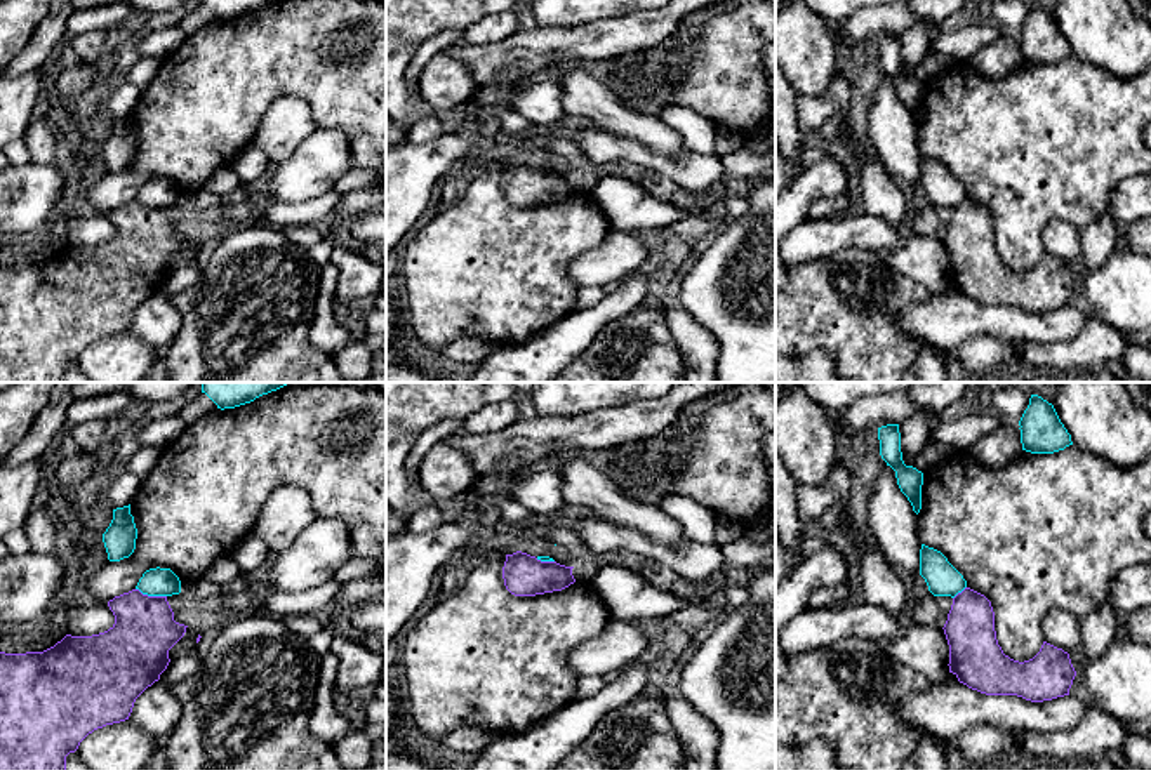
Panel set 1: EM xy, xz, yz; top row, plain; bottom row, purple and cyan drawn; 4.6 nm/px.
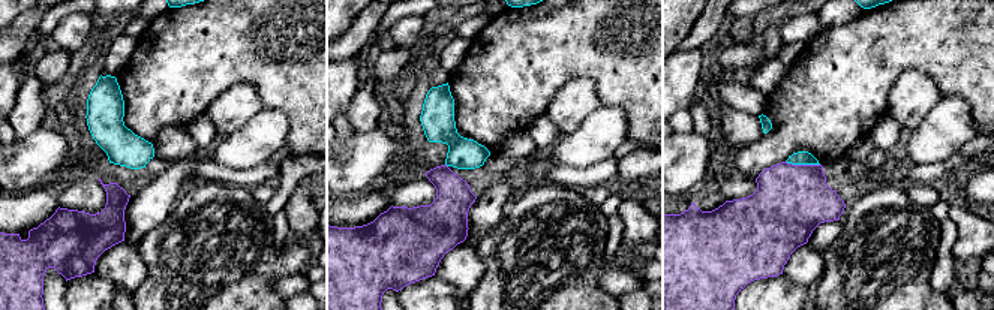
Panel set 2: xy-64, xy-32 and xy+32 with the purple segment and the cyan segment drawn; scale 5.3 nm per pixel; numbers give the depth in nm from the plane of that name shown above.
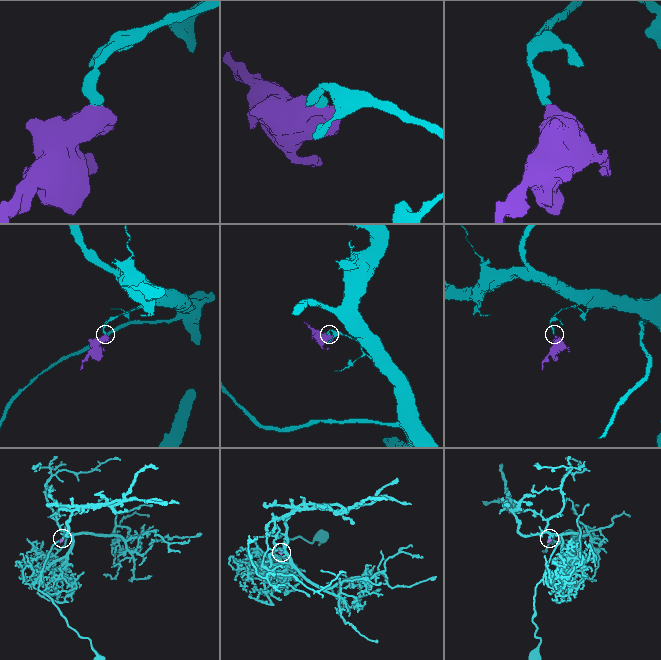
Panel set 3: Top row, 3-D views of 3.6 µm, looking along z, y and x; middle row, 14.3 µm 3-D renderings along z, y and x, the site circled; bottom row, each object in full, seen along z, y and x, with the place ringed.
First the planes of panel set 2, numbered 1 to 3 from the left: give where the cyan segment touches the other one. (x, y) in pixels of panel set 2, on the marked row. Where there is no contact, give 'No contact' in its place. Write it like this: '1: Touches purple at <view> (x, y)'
1: No contact
2: No contact
3: Touches purple at xy+32 (802, 165)

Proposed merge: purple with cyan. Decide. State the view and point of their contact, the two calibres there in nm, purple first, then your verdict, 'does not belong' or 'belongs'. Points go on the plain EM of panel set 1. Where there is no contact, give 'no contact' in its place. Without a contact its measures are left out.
meets purple in xy at (152, 207); 300 nm thick on the purple side, 130 nm on the other; does not belong

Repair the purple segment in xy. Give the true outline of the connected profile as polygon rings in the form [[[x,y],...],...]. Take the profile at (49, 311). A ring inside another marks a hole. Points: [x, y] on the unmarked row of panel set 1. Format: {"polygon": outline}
{"polygon": [[[132,200],[108,212],[115,235],[99,245],[71,247],[43,262],[0,262],[0,382],[66,382],[66,367],[97,339],[129,330],[136,309],[167,280],[169,261],[186,238],[174,231],[167,207]]]}

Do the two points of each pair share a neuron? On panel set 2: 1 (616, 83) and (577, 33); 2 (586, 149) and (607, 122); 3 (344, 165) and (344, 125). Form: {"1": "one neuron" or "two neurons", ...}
{"1": "one neuron", "2": "one neuron", "3": "two neurons"}

